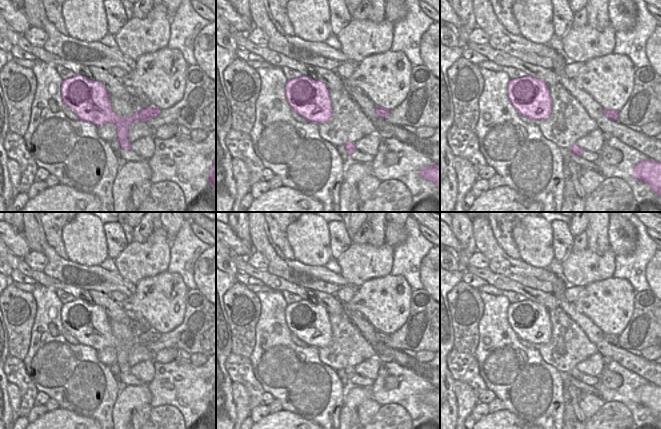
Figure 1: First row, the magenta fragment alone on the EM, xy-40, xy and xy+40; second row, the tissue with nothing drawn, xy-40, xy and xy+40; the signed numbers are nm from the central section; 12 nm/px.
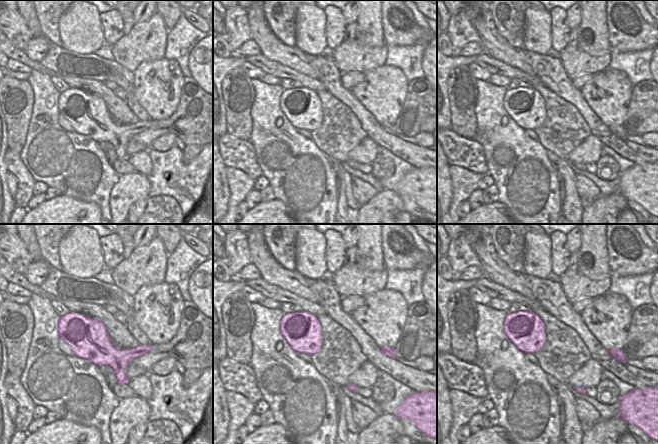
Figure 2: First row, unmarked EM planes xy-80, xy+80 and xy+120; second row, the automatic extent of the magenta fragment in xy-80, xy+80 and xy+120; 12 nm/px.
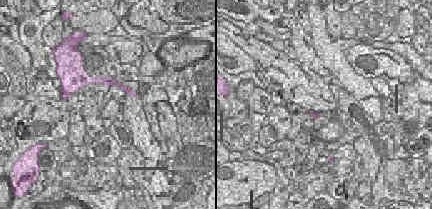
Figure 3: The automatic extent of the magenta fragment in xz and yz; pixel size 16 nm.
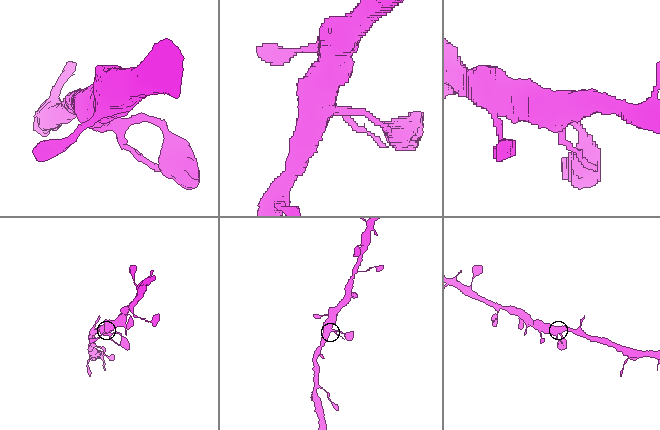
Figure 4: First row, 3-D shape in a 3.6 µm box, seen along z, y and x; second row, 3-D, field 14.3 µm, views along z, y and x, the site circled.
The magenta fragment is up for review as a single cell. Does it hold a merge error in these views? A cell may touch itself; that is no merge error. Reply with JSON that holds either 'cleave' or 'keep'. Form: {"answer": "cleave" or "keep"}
{"answer": "keep"}

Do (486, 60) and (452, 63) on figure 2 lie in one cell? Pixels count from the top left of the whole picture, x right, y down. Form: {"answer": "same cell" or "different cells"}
{"answer": "different cells"}

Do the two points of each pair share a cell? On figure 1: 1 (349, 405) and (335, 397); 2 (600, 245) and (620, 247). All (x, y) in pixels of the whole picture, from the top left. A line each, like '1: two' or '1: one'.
1: two
2: two

